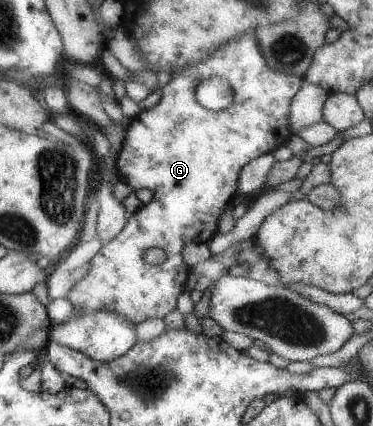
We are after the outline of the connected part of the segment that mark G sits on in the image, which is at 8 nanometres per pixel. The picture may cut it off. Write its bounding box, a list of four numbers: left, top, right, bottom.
[65,30,305,324]

